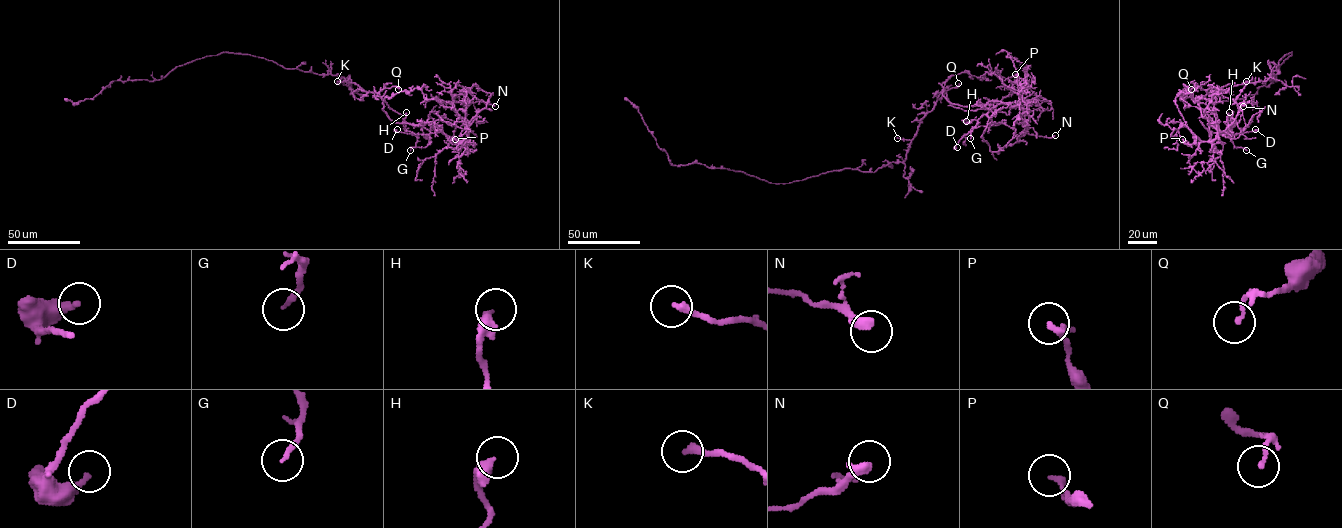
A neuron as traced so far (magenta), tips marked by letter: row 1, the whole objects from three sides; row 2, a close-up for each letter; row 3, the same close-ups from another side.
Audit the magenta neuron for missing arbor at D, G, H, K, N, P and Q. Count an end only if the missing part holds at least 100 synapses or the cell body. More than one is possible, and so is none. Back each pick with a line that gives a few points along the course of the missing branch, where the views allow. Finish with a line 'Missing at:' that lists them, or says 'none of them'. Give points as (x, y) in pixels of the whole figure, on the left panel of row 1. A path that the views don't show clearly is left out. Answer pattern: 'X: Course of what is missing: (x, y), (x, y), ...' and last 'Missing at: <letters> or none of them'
Missing at: none of them

